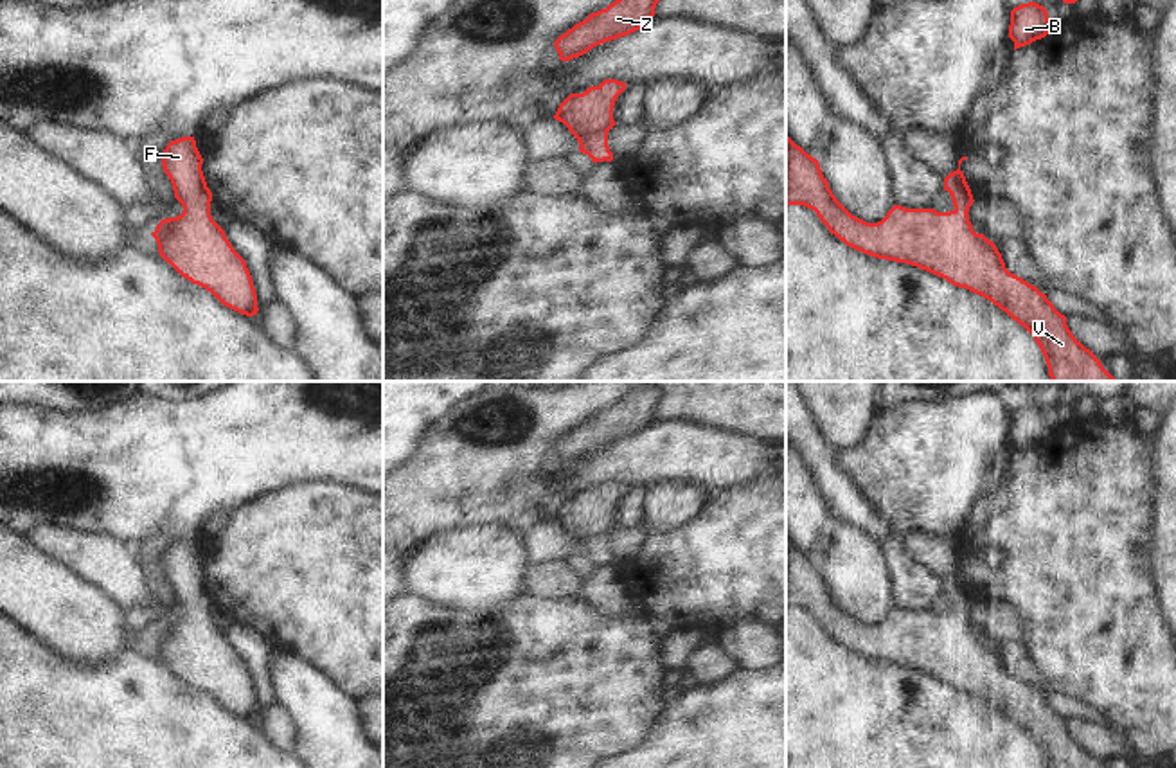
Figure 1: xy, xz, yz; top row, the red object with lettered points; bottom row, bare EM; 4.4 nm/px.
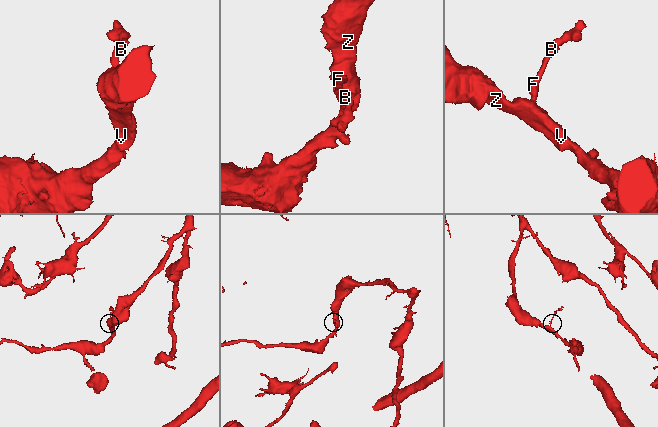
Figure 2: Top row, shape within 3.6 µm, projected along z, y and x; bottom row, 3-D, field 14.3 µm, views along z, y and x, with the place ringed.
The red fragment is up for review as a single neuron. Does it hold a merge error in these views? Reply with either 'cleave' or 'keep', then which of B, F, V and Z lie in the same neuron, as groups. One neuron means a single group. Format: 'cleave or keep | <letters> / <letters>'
keep | B F V Z

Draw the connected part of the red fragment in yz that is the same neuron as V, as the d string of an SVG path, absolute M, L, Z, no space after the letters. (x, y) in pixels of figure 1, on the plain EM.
M786 536L786 610L788 608L804 608L816 615L820 624L829 631L831 637L834 637L840 644L843 644L847 649L863 655L867 658L895 664L895 665L906 665L912 669L917 669L921 673L926 673L933 678L939 678L951 685L953 689L966 691L976 698L982 698L984 701L991 703L994 709L998 709L1002 714L1005 714L1012 723L1016 723L1020 728L1023 728L1039 748L1047 768L1102 768L1100 763L1086 752L1068 732L1066 719L1061 718L1054 707L1047 701L1045 696L1041 696L1036 689L1029 687L1021 680L1011 676L1005 671L1005 665L1002 662L1002 656L998 655L996 647L989 644L984 637L976 637L973 633L973 628L969 624L969 610L973 608L973 597L966 585L964 576L960 574L960 567L967 559L962 559L958 563L958 572L949 576L944 581L944 594L951 597L953 613L949 615L937 615L935 612L906 612L901 608L894 608L886 619L878 626L867 626L856 619L852 619L833 597L829 592L829 585L824 581L820 567L816 561L807 558L800 549L797 549Z

